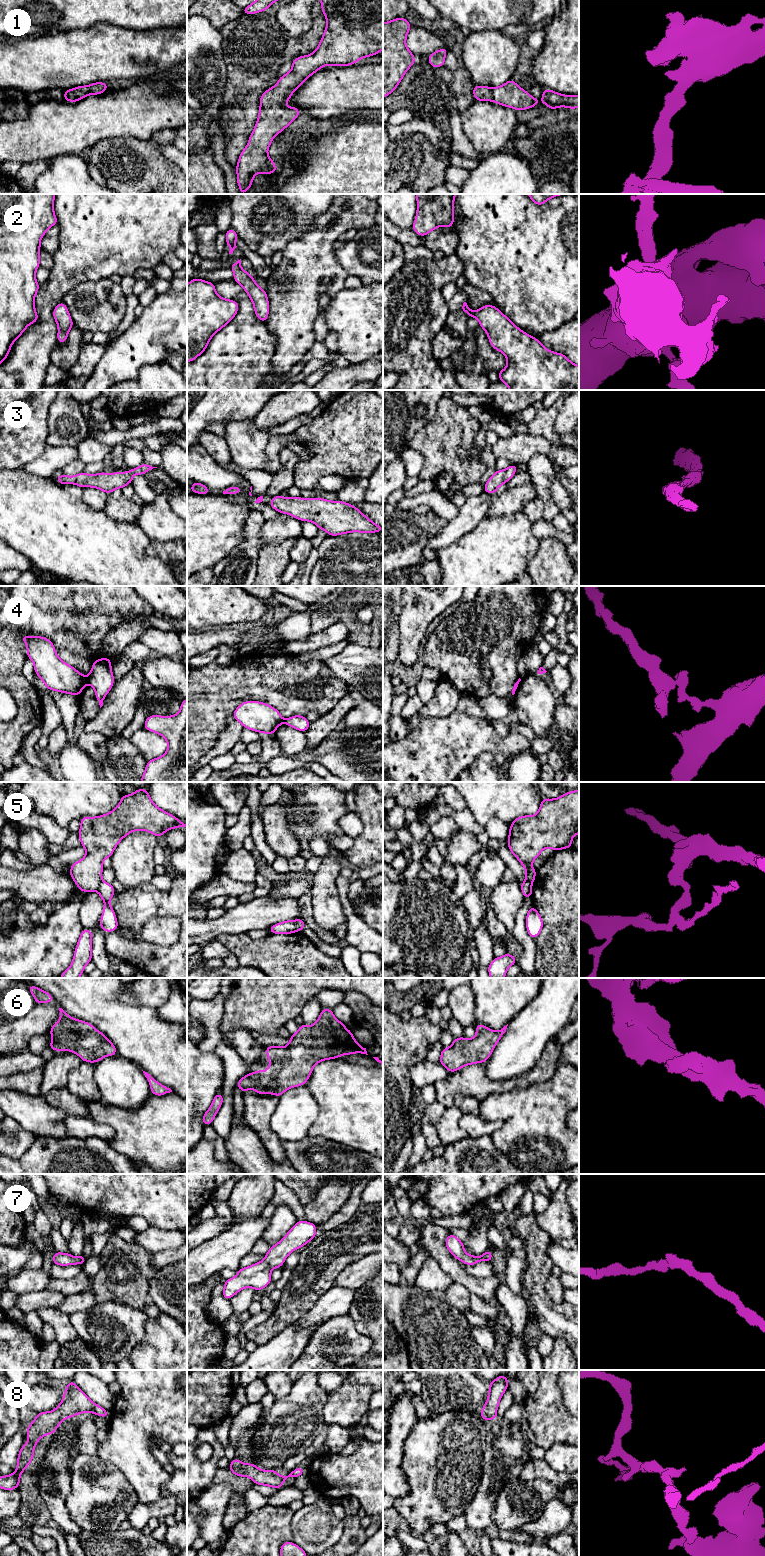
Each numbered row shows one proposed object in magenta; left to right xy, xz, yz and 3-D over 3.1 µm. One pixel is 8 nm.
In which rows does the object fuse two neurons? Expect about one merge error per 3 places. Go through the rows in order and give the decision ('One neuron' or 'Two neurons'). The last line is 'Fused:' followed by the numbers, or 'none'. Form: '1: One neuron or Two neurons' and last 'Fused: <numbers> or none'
1: One neuron
2: One neuron
3: One neuron
4: Two neurons
5: Two neurons
6: One neuron
7: One neuron
8: One neuron
Fused: 4, 5

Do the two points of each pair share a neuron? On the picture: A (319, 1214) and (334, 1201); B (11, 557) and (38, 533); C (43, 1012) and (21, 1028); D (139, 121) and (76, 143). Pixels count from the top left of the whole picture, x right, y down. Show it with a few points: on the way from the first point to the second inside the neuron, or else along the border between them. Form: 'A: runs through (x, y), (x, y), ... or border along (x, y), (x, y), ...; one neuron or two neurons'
A: runs through (323, 1210), (330, 1203); one neuron
B: border along (10, 546), (33, 563); two neurons
C: runs through (38, 1017), (26, 1027); one neuron
D: runs through (123, 121), (98, 121), (92, 127); one neuron

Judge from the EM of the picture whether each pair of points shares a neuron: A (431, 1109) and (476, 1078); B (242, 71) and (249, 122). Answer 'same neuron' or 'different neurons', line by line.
A: different neurons
B: same neuron

